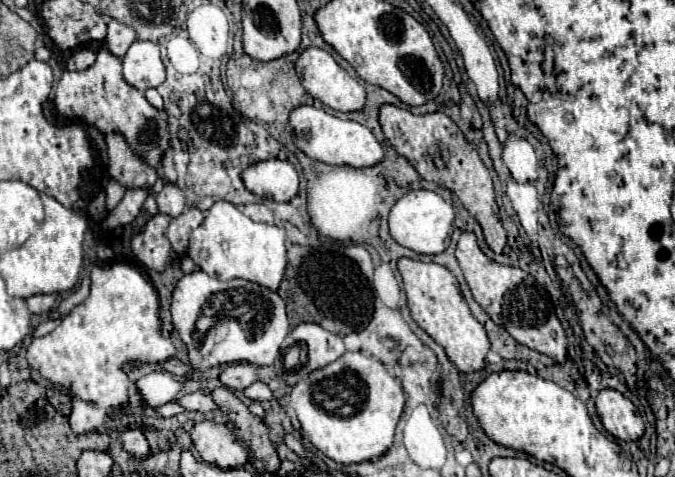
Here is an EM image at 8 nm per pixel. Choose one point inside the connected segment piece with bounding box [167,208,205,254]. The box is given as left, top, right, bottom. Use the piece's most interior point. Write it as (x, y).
(180, 228)

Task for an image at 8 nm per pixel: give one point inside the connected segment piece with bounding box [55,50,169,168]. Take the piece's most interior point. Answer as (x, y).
(99, 96)

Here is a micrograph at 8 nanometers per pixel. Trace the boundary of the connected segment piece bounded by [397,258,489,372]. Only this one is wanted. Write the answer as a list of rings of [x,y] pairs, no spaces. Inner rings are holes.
[[[399,258],[397,268],[403,278],[403,288],[407,294],[407,306],[411,318],[419,324],[419,328],[423,328],[437,344],[443,346],[449,360],[461,372],[475,372],[485,368],[489,338],[485,334],[485,328],[469,312],[469,306],[459,290],[457,278],[445,266],[433,262],[427,264],[411,258]]]

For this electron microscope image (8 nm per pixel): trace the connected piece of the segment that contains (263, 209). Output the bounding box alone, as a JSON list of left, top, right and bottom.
[241,204,275,224]

